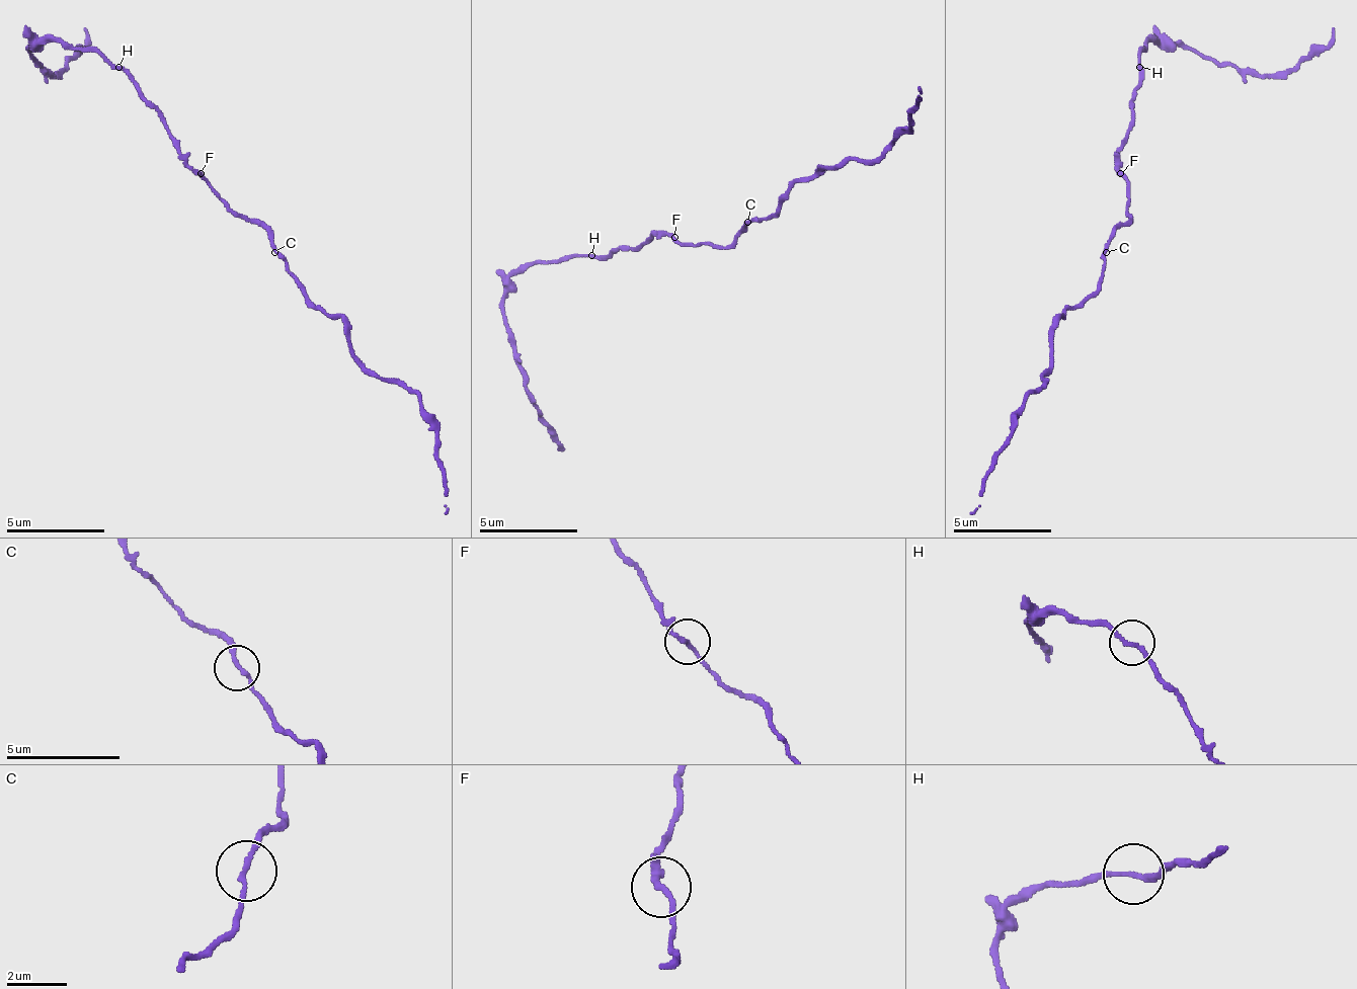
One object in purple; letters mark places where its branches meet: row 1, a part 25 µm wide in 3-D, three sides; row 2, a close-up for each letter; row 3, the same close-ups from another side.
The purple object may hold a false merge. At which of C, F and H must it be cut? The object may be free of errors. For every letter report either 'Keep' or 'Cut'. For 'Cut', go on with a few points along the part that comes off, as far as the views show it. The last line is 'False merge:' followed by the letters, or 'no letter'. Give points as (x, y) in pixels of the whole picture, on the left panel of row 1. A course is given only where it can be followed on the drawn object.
C: Keep
F: Keep
H: Cut. Course of the part to remove: (117, 65), (54, 40), (28, 51), (54, 75), (88, 40), (83, 26)
False merge: H

